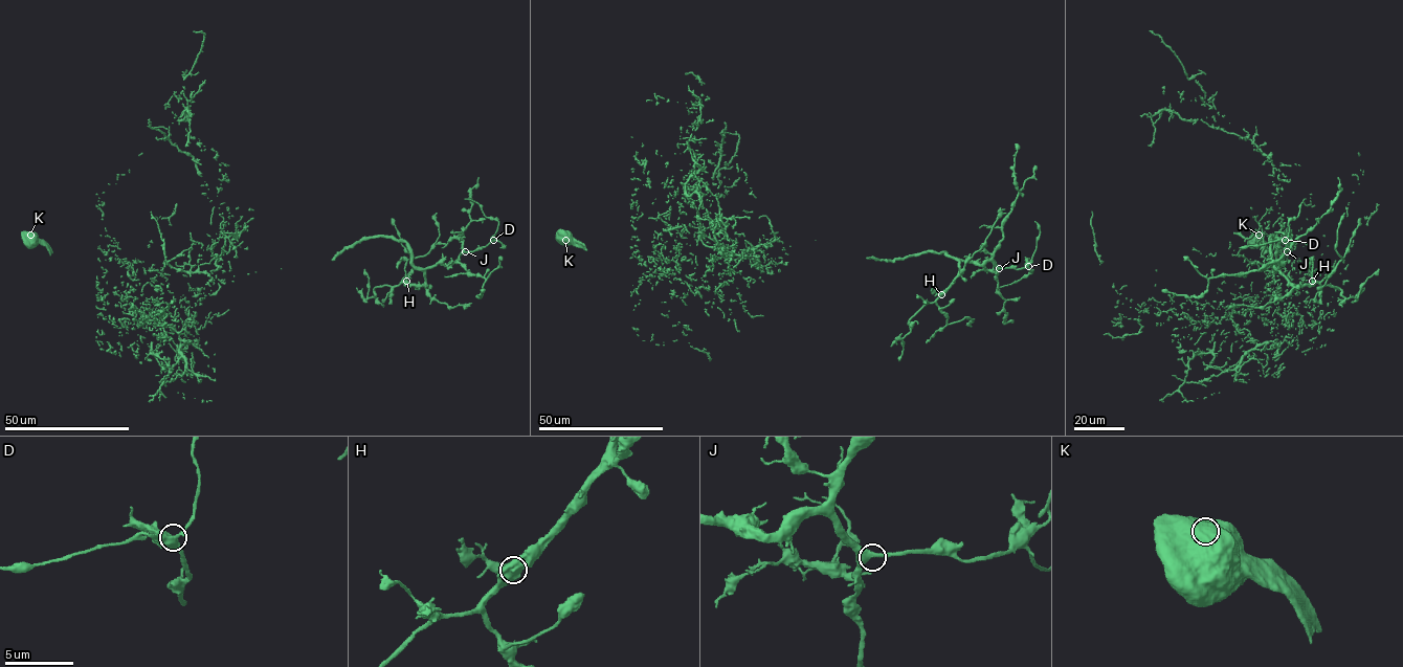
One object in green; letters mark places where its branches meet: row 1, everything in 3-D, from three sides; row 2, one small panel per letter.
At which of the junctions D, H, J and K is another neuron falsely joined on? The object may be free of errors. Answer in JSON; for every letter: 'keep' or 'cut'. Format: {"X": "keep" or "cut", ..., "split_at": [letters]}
{"D": "keep", "H": "keep", "J": "keep", "K": "keep", "split_at": []}

